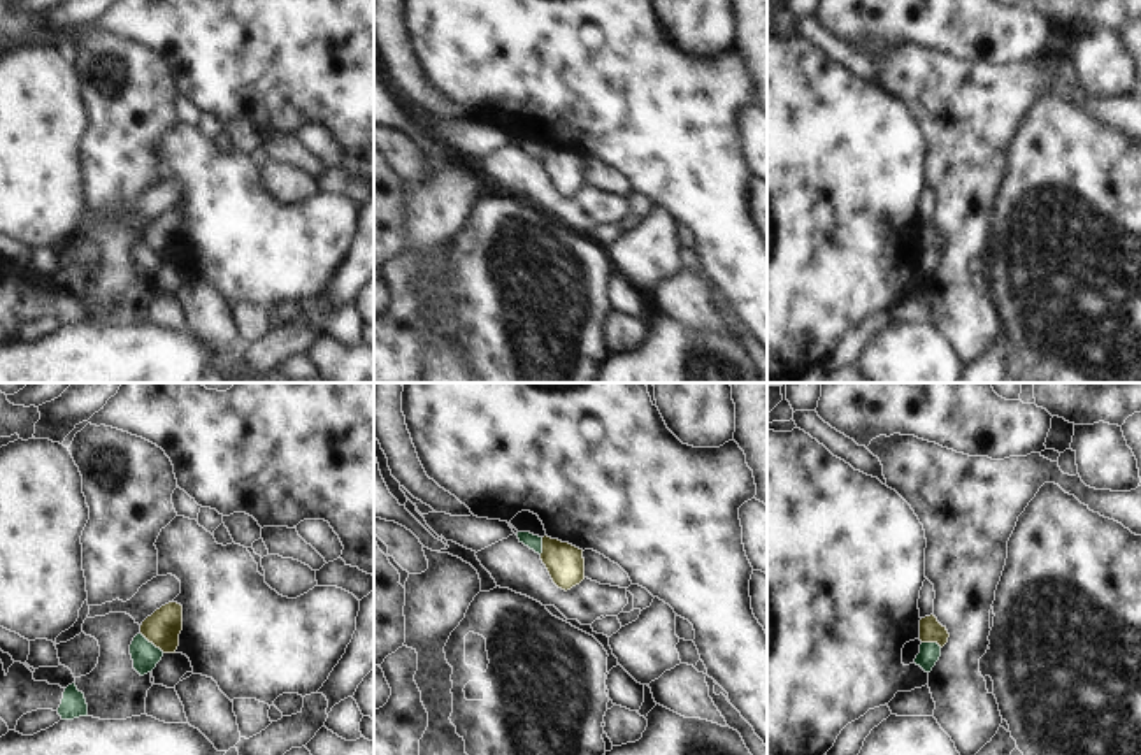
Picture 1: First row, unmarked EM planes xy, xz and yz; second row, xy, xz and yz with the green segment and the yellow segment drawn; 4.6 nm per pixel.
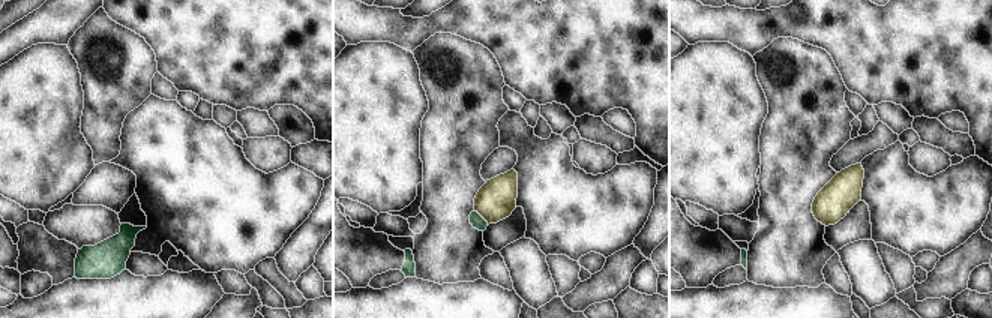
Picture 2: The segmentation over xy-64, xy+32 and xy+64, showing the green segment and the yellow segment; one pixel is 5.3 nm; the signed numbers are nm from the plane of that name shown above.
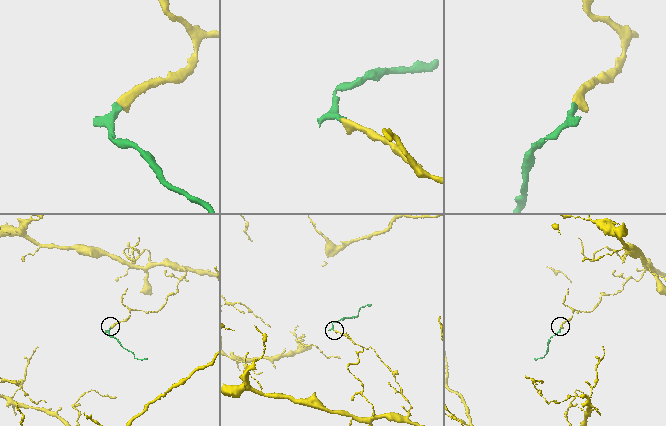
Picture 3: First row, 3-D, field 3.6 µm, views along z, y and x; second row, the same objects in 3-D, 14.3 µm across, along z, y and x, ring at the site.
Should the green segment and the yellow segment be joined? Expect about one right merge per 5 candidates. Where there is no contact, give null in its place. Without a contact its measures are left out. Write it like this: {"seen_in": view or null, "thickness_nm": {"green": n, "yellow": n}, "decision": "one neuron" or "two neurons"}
{"seen_in": "xy", "thickness_nm": {"green": 120, "yellow": 160}, "decision": "two neurons"}

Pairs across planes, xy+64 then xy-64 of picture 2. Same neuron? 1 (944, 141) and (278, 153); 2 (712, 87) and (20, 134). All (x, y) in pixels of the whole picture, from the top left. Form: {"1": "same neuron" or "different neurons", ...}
{"1": "different neurons", "2": "same neuron"}

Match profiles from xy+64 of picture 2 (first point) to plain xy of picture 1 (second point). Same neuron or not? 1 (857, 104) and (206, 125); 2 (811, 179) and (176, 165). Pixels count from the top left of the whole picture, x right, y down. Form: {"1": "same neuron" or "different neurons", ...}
{"1": "different neurons", "2": "different neurons"}

